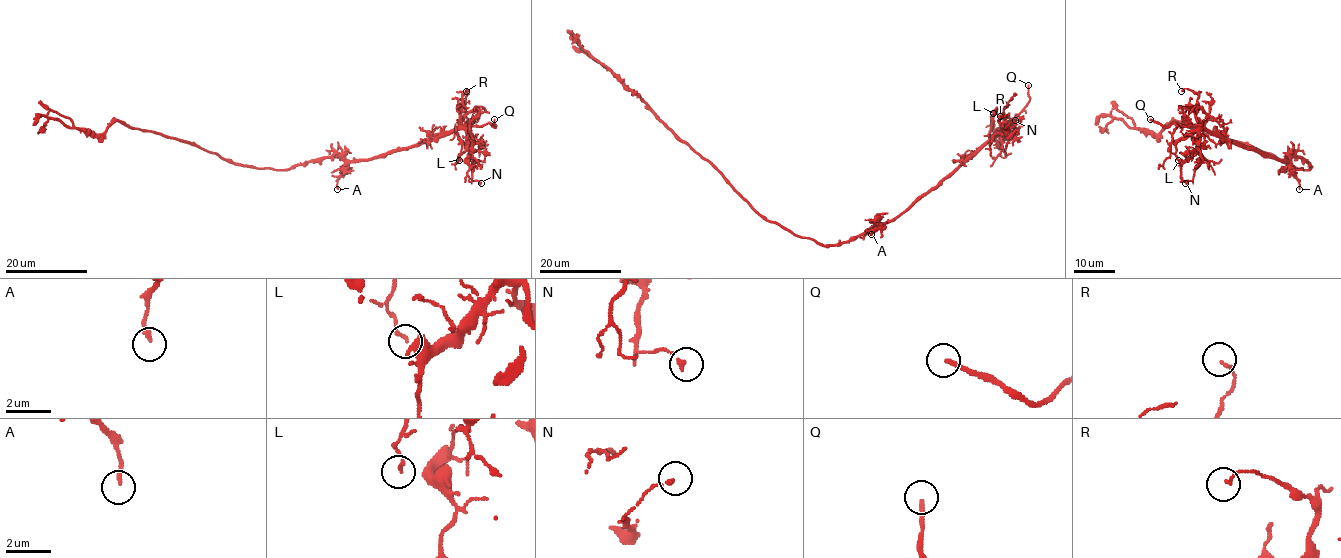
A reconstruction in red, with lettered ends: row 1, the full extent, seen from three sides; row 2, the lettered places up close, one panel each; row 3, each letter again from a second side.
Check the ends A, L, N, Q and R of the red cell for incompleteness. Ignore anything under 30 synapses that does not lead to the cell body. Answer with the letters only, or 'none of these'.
Q

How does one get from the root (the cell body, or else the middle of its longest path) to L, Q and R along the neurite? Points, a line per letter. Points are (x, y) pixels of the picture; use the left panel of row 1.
L: (262, 168), (287, 169), (324, 157), (368, 160), (437, 140), (455, 126), (461, 145), (459, 160)
Q: (262, 168), (287, 169), (324, 157), (368, 160), (437, 140), (457, 130), (487, 123), (495, 126), (494, 119)
R: (262, 168), (287, 169), (324, 157), (368, 160), (437, 140), (459, 125), (462, 95), (466, 91)

